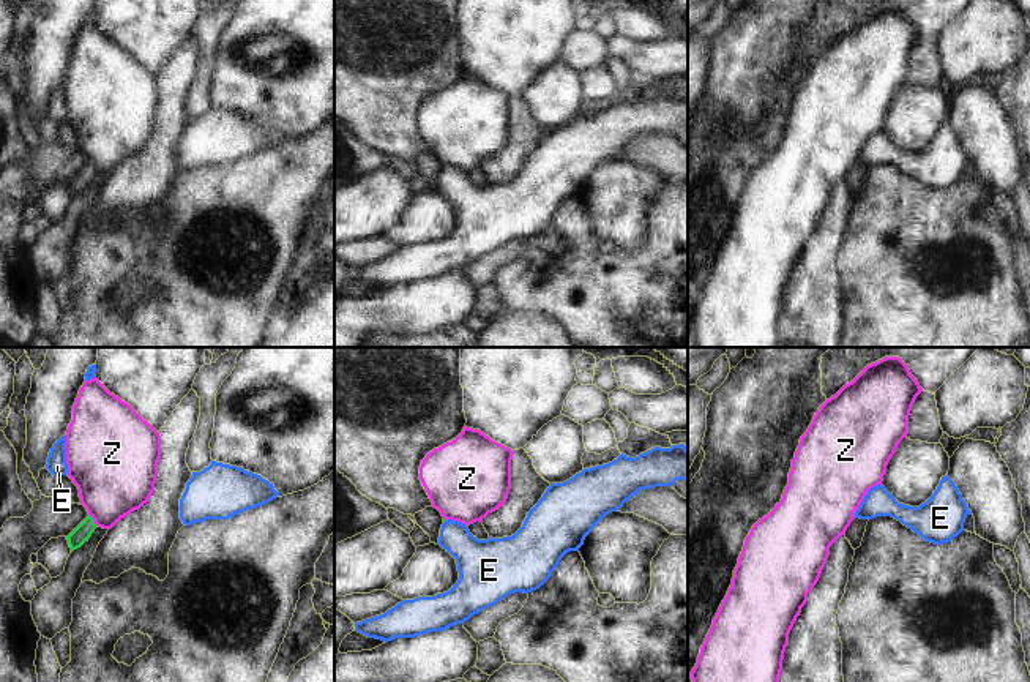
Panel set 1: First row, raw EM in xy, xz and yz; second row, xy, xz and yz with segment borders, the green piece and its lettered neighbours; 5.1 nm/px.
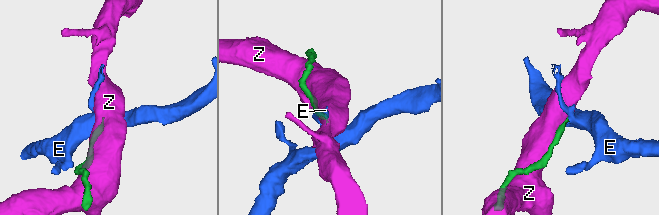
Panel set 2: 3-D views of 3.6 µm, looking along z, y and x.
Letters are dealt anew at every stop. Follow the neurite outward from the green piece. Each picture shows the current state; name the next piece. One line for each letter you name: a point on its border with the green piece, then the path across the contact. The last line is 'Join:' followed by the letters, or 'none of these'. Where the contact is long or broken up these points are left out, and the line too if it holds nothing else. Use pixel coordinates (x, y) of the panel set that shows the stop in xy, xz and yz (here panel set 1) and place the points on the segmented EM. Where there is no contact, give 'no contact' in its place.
E: meets green in xz at (445, 520); runs through xz (444, 520), (445, 520), (455, 537), (475, 558)
Join: E

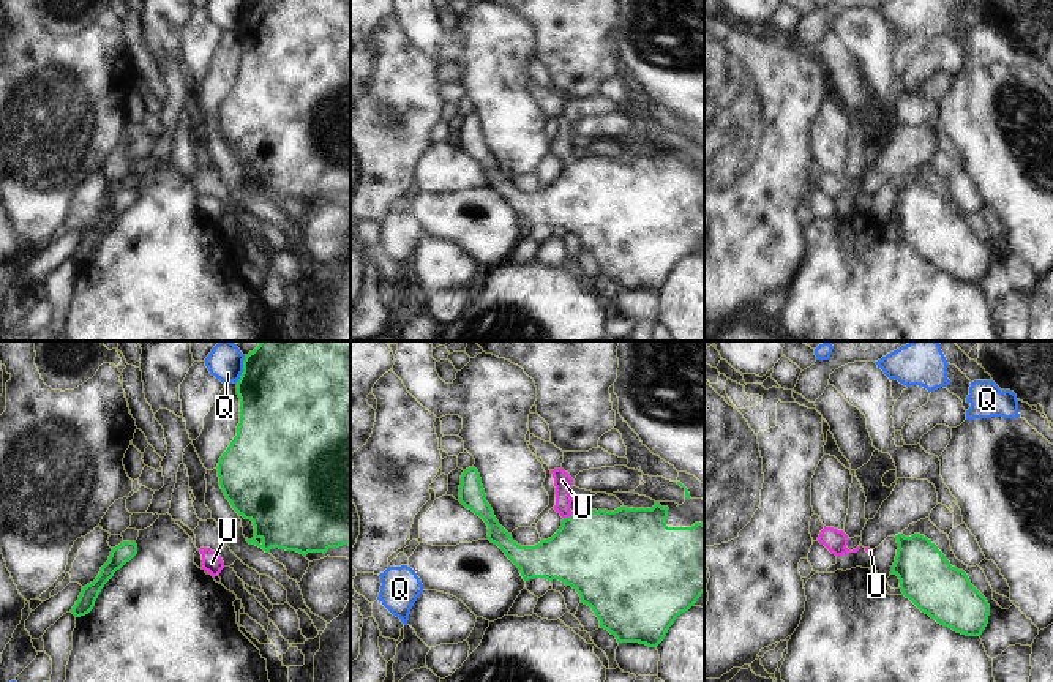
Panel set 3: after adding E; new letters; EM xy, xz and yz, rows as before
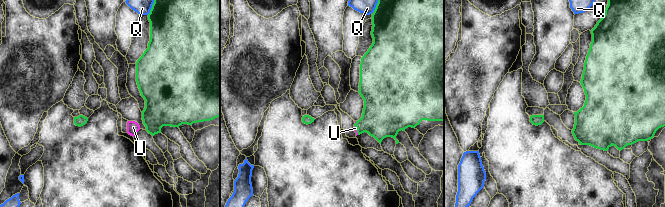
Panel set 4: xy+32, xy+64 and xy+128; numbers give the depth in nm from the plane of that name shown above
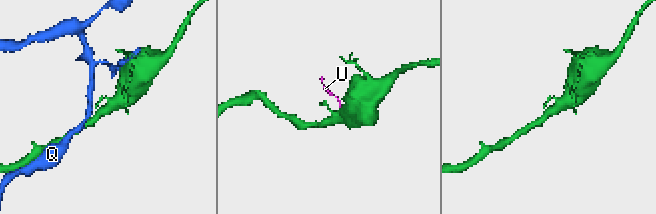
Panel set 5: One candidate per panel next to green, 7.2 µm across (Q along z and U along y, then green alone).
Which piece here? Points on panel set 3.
U: meets green in xz at (570, 517); runs through xz (602, 554), (572, 524), (570, 517), (562, 507), (562, 480)
Join: U

